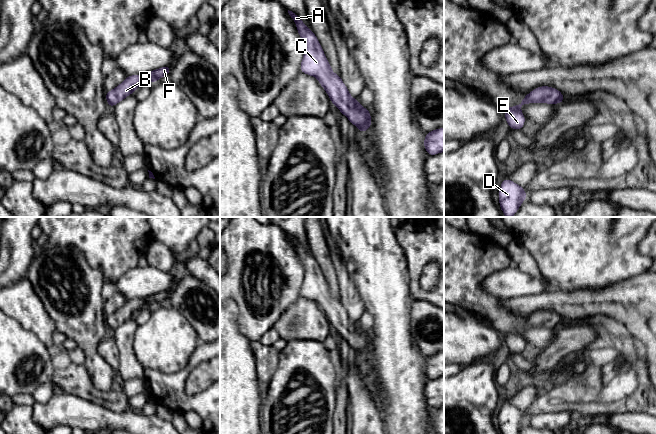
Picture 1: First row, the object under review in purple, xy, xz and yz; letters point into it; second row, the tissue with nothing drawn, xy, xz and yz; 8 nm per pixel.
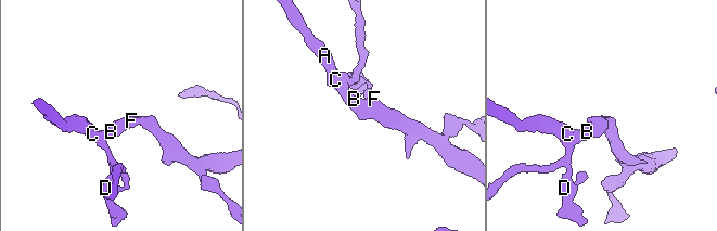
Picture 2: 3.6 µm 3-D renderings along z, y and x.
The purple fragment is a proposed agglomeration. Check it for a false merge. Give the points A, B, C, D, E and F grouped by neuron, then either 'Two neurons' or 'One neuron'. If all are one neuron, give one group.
Groups: A B C D E F. One neuron

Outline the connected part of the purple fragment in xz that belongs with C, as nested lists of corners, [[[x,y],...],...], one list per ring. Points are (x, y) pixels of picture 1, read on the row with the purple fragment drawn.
[[[288,10],[294,20],[296,28],[304,43],[304,56],[300,71],[314,76],[327,92],[331,102],[355,125],[360,132],[366,132],[371,124],[369,109],[365,109],[358,100],[354,99],[341,76],[332,72],[332,68],[324,54],[317,37],[310,28],[307,28],[301,18]]]

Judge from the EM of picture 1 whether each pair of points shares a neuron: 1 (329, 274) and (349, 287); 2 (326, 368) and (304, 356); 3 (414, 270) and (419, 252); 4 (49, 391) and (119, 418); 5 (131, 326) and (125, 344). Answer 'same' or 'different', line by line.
1: different
2: same
3: same
4: different
5: same

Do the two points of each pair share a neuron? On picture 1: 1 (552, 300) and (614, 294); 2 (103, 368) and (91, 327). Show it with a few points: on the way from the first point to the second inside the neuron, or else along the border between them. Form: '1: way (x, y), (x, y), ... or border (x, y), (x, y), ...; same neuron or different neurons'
1: way (567, 300), (599, 300); same neuron
2: way (93, 358), (91, 356), (91, 337); same neuron

